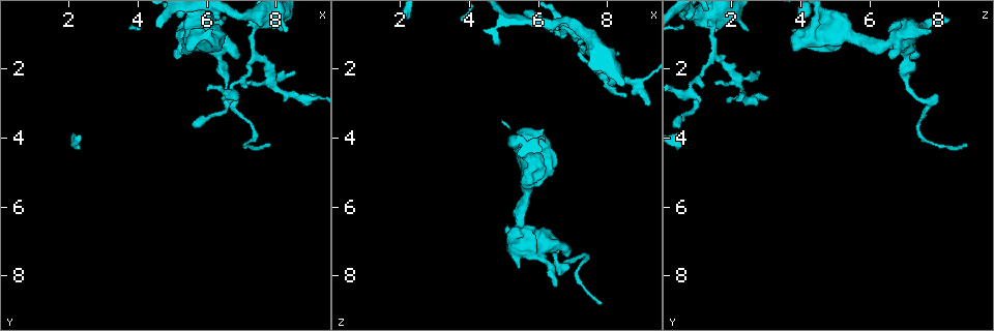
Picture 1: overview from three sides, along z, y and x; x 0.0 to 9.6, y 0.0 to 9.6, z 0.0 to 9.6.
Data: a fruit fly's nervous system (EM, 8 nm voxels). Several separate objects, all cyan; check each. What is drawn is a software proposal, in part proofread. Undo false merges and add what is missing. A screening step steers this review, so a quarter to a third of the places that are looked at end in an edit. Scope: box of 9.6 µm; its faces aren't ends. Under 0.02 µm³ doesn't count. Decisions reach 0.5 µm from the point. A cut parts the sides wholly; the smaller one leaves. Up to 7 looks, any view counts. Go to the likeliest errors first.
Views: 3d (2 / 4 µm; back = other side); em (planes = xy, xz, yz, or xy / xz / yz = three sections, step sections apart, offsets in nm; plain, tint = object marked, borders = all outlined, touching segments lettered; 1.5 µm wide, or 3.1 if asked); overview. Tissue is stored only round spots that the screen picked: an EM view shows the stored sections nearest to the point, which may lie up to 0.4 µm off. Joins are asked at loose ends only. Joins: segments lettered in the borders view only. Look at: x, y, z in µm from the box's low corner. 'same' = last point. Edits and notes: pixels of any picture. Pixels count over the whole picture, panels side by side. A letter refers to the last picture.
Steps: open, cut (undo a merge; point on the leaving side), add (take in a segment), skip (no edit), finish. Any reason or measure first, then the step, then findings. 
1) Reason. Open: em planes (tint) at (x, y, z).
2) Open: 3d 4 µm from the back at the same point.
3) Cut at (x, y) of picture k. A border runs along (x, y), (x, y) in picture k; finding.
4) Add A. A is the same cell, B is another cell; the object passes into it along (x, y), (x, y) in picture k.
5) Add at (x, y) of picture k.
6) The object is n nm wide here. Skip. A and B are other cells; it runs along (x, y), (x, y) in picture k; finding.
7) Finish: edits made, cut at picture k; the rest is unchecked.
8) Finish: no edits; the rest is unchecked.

Free end. Open: 3d 2 µm from the back at (8.30, 1.00, 1.55).

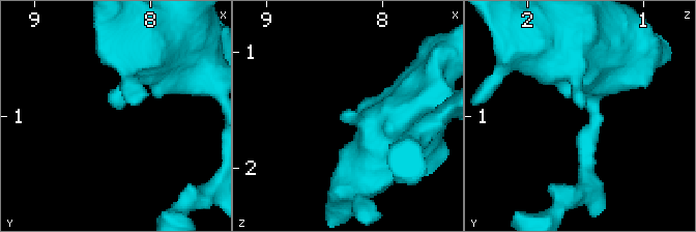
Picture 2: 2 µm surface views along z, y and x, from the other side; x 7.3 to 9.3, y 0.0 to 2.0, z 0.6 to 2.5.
Open: em xz step 4 (borders) at (8.28, 0.92, 1.50).

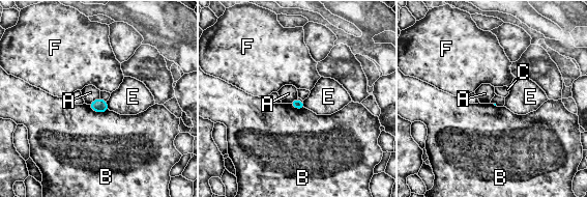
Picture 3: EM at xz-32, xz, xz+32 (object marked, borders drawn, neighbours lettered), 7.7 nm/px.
Open: em planes (borders) at the same point.

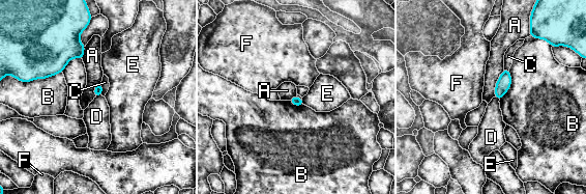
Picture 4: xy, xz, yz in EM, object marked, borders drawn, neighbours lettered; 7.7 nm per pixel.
The longest contact is with B, 280 nm. Skip. A, B, C, D, E and F are other cells; no lettered segment goes on from it.

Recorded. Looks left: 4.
Branch stops here. Open: em planes (plain) at (7.85, 4.20, 8.80).

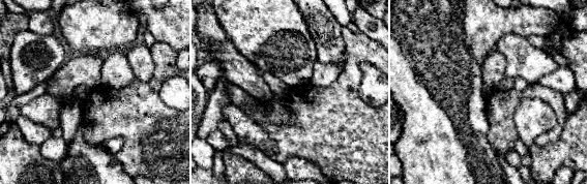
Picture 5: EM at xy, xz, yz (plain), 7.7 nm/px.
See the neighbours. Open: em planes (borders) at the same point.

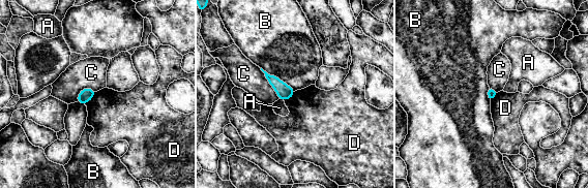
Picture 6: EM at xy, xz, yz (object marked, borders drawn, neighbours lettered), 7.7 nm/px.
The longest contact is with B, 320 nm. Skip. A, B, C and D are other cells; a border runs along (95, 92), (84, 103) in picture 6; no lettered segment goes on from it.

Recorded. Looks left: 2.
Branch stops here. Open: 3d 4 µm at (8.70, 2.95, 2.70).

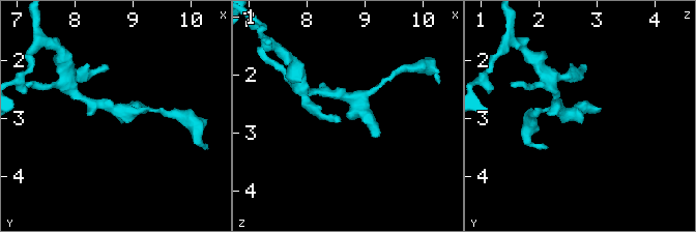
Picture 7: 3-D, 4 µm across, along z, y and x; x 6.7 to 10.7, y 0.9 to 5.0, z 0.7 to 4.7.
Open: em yz step 8 (borders) at (8.75, 2.90, 2.75).

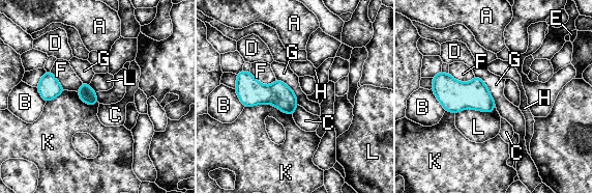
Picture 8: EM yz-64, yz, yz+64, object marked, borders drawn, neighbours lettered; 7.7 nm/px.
The longest contact is with K, 380 nm. Skip. A, B, C, D, E, F, G, H, K and L are other cells; a border runs along (475, 76), (487, 87), (496, 105) in picture 8; none of them fits.

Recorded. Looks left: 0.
Finish: no edits; the rest is unchecked.

